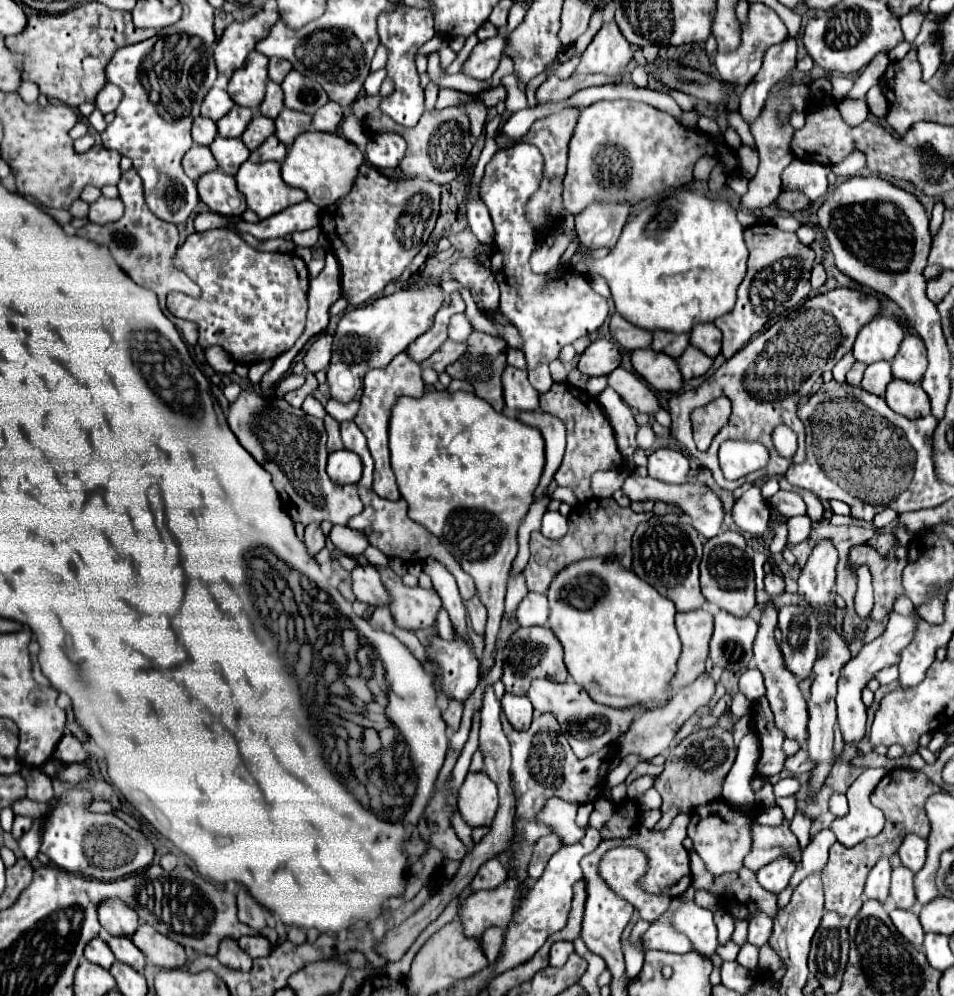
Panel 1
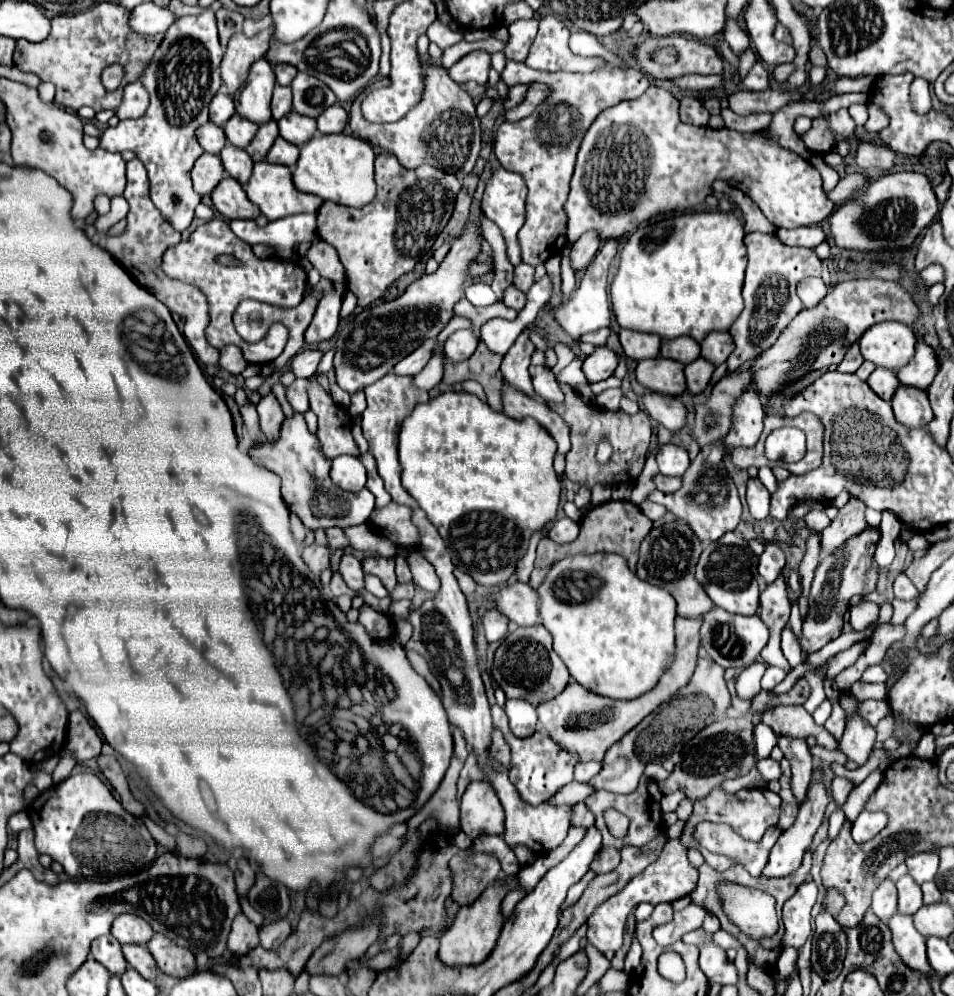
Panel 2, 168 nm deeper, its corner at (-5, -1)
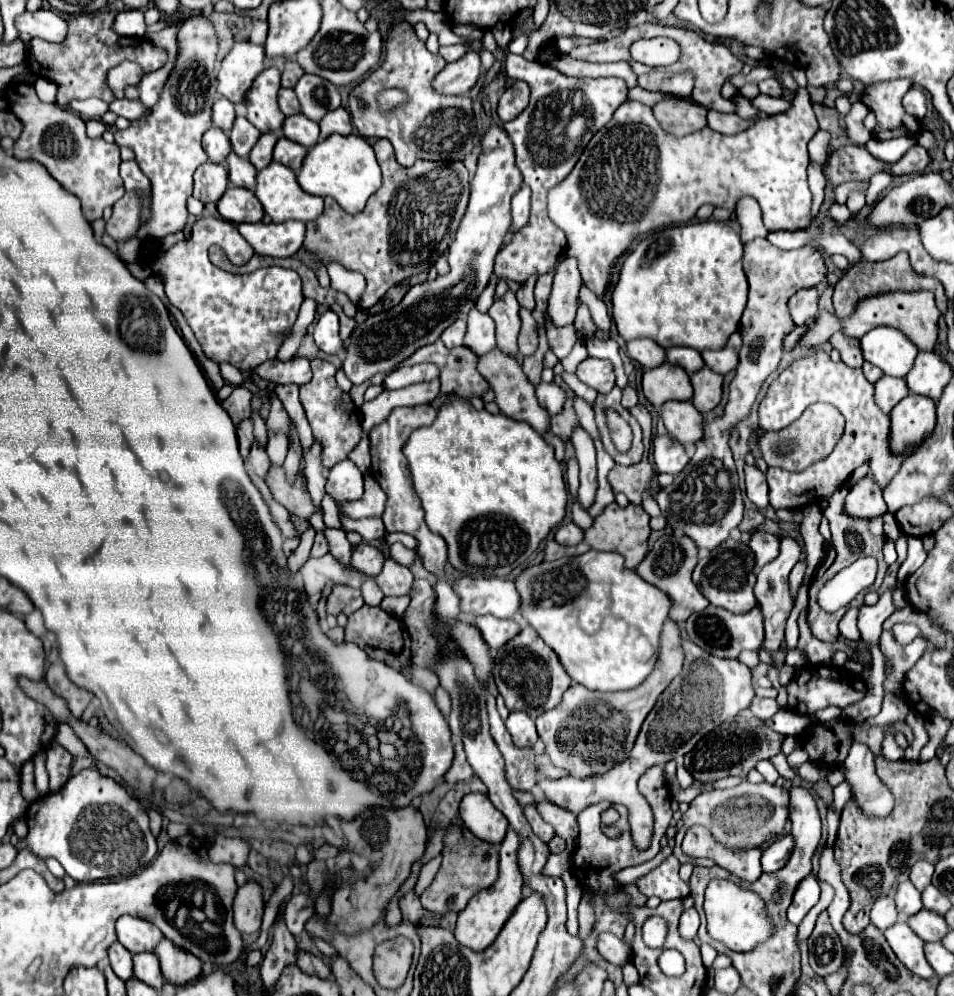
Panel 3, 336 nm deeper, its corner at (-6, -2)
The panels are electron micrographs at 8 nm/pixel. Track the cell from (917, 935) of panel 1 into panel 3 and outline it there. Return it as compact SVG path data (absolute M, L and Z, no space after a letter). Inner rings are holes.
M899 920L897 924L893 924L891 928L885 930L885 938L891 946L891 950L895 952L895 956L917 976L923 978L931 978L935 972L929 968L929 962L925 960L923 954L923 940L919 940L919 936L915 936L915 932L911 932L911 928L907 928L907 924L903 920Z

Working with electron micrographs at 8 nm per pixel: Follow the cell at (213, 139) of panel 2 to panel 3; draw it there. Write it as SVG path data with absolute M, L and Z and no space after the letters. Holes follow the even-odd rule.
M209 128L203 136L203 150L207 152L209 160L215 164L225 162L227 154L231 152L231 144L229 138L225 136L225 132L219 132L219 128Z

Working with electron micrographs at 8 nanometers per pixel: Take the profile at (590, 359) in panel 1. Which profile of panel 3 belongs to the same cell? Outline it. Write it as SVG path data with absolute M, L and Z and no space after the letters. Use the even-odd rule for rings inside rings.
M585 358L579 366L577 372L579 380L587 384L589 388L605 394L611 392L615 386L615 374L613 374L613 364L609 360L599 360L599 358Z

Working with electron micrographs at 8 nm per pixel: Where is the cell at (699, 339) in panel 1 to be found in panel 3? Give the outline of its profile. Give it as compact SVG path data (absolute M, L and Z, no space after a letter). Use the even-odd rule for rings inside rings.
M735 332L735 334L731 334L725 348L705 350L705 352L701 352L701 356L703 356L707 368L711 368L717 374L727 374L727 372L733 372L737 368L739 350L741 350L741 334Z

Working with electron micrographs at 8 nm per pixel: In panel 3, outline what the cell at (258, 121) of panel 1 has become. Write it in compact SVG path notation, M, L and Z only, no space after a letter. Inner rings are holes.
M267 132L267 134L261 134L259 142L253 146L249 158L257 170L263 170L273 160L273 148L277 144L277 138L279 138L277 132Z

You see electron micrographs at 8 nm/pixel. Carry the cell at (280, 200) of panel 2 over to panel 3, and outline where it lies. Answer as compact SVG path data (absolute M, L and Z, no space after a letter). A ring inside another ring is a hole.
M271 162L267 168L257 172L255 196L259 198L259 202L263 204L265 214L269 214L273 222L287 222L287 220L311 222L311 220L319 218L321 212L323 212L323 198L303 192L301 186L297 184L295 172L287 166L283 166L283 164L279 164L279 162Z

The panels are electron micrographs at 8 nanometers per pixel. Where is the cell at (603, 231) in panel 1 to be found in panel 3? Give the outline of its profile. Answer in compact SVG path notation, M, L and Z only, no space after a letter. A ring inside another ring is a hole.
M565 258L559 262L553 278L553 288L547 300L547 316L549 322L557 328L573 324L577 308L579 308L579 288L581 274L575 258Z

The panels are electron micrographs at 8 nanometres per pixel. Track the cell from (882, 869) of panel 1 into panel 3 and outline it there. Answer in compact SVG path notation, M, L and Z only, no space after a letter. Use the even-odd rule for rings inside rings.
M881 896L875 900L871 908L871 924L875 924L879 930L885 930L897 922L897 910L895 900L889 896Z

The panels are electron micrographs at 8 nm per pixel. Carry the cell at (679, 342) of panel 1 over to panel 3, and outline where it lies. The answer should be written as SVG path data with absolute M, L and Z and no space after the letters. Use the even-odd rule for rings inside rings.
M675 346L675 348L667 350L667 362L685 368L689 374L693 374L693 372L697 372L697 370L701 370L705 366L703 358L701 358L701 354L697 350L681 348L681 346Z

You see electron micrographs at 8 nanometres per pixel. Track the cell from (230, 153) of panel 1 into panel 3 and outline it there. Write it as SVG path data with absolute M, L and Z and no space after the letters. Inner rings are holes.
M231 152L227 156L227 170L229 170L229 180L235 186L255 190L255 174L257 174L257 170L249 160L239 158L239 156L235 156L235 152Z

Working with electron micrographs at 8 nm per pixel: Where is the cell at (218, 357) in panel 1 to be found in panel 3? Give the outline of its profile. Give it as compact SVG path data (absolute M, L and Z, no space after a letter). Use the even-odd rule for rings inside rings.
M295 356L293 360L281 362L281 360L267 360L255 370L263 380L273 384L307 384L311 380L311 366L309 358Z

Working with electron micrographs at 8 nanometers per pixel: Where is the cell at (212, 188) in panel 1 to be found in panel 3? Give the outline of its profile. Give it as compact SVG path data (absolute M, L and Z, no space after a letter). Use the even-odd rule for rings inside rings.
M239 186L227 188L227 192L217 202L217 210L227 222L233 222L233 224L259 222L263 218L263 208L257 196L251 190L239 188Z

